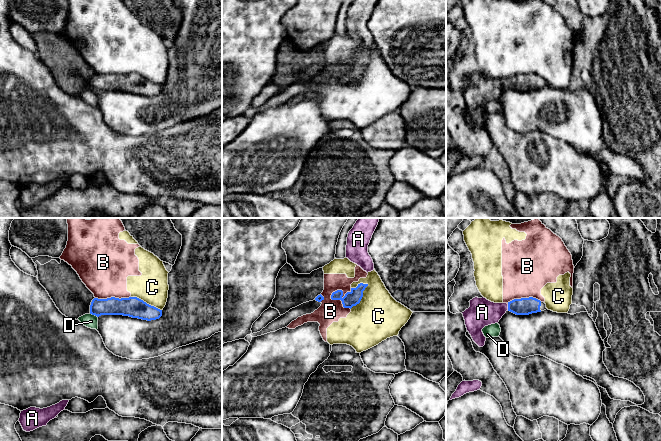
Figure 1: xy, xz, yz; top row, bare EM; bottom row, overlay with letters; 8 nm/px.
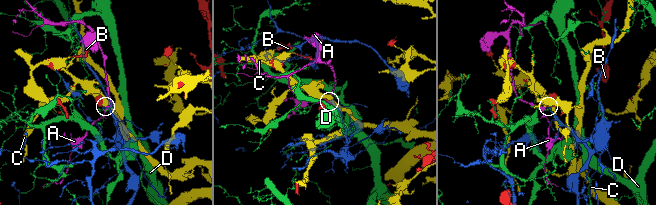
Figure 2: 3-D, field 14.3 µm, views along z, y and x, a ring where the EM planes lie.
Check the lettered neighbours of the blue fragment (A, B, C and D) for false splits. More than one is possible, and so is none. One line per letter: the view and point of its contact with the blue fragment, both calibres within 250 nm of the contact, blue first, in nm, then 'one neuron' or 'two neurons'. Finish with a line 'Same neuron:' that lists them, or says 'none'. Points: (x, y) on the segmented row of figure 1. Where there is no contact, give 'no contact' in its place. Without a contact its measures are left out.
A: meets blue in yz at (508, 307); 140 nm thick on the blue side, 220 nm on the other; one neuron
B: meets blue in xz at (340, 299); 120 nm thick on the blue side, 180 nm on the other; two neurons
C: meets blue in xz at (362, 296); 120 nm thick on the blue side, 380 nm on the other; two neurons
D: meets blue in xy at (93, 314); 140 nm thick on the blue side, 110 nm on the other; two neurons
Same neuron: A

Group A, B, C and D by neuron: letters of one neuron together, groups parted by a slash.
A / B C / D

